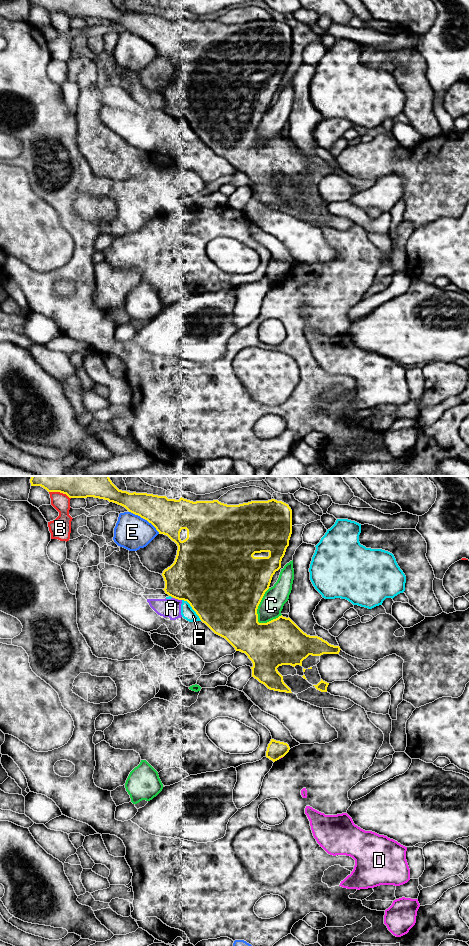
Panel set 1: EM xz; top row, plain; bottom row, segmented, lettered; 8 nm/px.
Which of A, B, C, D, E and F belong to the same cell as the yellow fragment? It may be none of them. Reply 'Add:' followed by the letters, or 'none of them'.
Add: none of them

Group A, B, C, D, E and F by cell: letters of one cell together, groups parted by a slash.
A F / B / C / D / E

